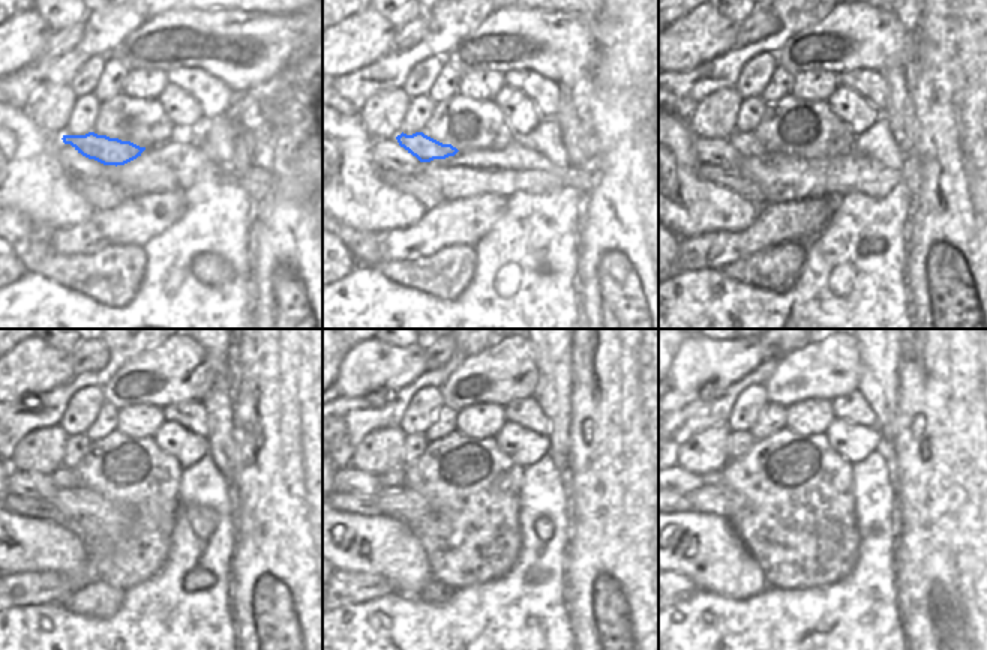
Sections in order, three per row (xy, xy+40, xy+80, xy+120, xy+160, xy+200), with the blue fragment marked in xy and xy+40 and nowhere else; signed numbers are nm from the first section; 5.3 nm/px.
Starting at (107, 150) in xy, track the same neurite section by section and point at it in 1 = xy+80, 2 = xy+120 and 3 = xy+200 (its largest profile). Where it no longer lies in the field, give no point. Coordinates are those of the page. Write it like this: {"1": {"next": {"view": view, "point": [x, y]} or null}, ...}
{"1": {"next": {"view": "xy+80", "point": [746, 143]}}, "2": {"next": {"view": "xy+120", "point": [65, 478]}}, "3": {"next": {"view": "xy+200", "point": [713, 478]}}}

